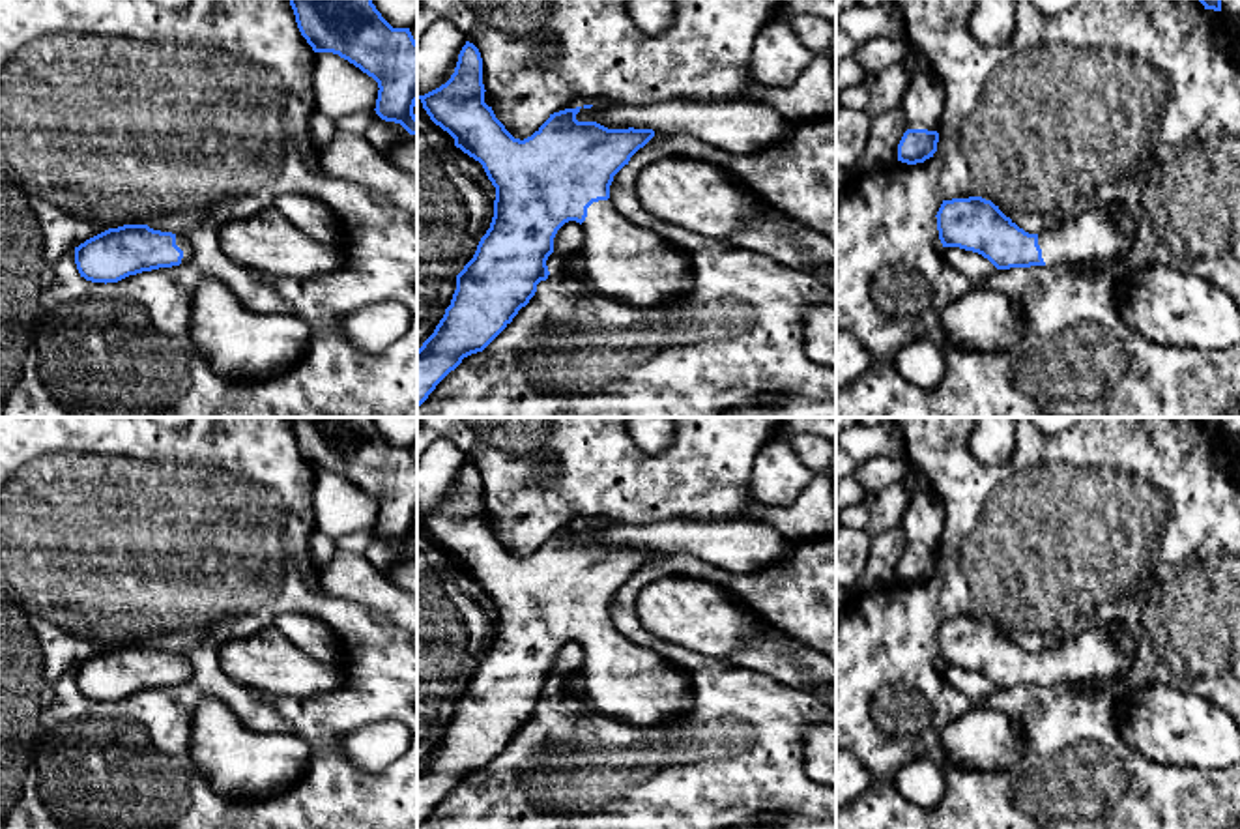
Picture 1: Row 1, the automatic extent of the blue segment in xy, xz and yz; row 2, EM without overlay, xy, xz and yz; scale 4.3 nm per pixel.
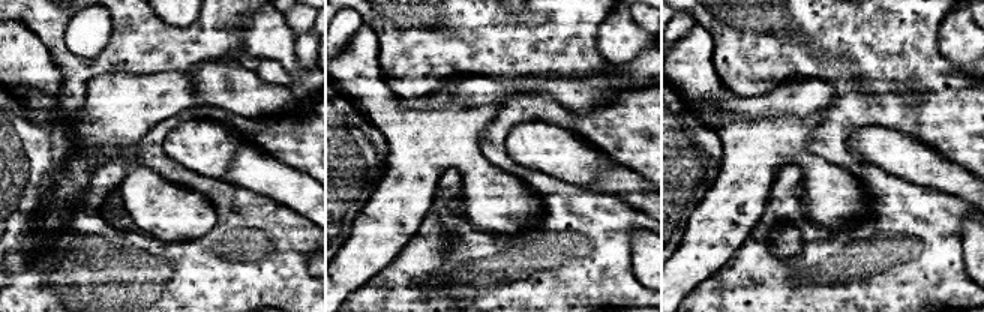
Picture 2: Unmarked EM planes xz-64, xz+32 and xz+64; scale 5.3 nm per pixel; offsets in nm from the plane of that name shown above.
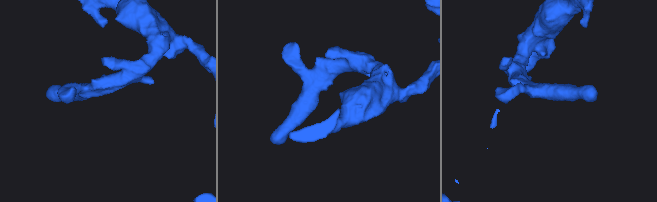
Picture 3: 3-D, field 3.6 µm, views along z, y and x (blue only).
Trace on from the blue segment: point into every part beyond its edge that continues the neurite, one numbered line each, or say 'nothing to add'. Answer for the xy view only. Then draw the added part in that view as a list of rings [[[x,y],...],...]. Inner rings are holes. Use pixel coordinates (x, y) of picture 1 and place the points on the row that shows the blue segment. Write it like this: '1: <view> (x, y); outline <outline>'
1: xy (182, 240); outline [[[176,234],[176,245],[183,251],[181,262],[193,262],[193,245],[185,234]]]

